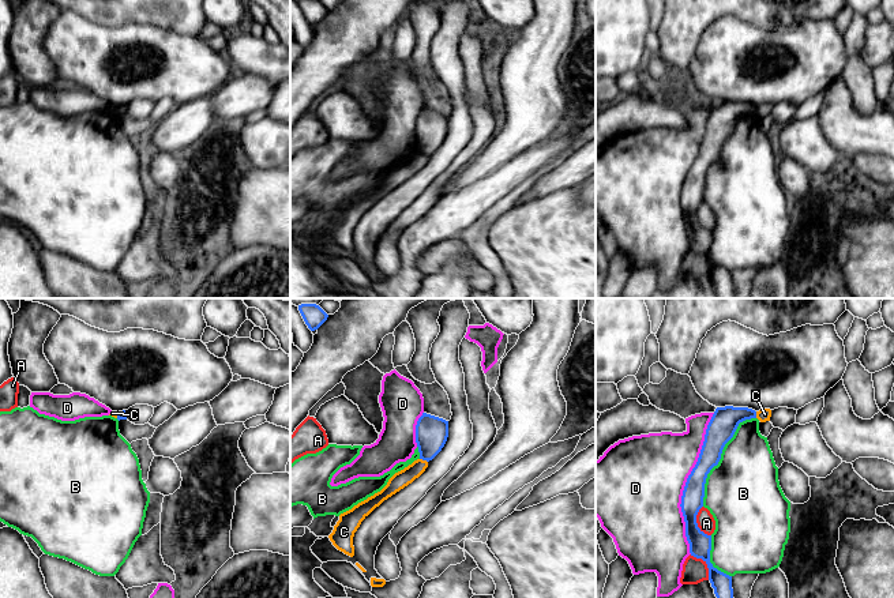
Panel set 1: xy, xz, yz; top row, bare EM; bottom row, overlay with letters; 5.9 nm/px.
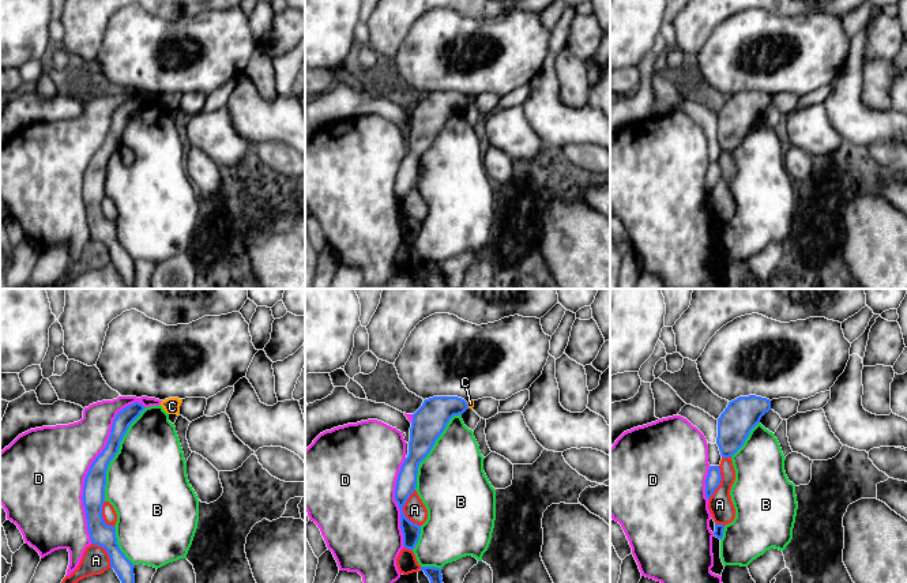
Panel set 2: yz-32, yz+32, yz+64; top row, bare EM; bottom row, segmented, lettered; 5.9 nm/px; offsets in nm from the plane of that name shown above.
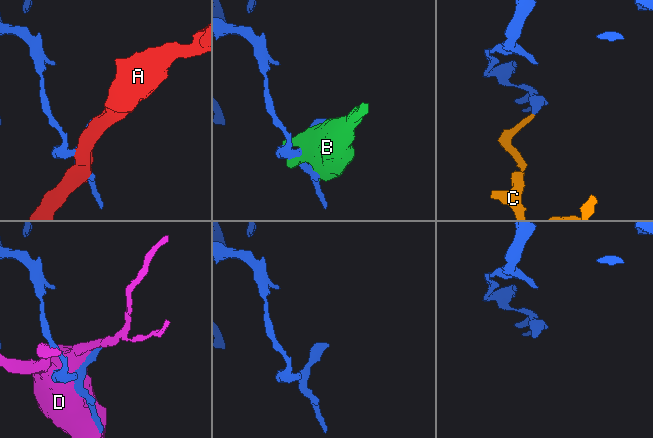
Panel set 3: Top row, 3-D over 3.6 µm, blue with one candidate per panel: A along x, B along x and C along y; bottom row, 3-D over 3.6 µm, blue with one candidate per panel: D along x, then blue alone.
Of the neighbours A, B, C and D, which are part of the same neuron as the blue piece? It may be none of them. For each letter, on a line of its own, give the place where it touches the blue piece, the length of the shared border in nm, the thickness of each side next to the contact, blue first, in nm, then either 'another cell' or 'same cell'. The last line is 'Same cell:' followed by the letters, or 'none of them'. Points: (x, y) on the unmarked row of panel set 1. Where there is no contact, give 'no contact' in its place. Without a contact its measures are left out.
A: yz (695, 217) | 190 nm | 130/100 nm | another cell
B: yz (720, 151) | 600 nm | 160/440 nm | another cell
C: xz (424, 154) | 50 nm | 190/100 nm | another cell
D: yz (686, 179) | 850 nm | 130/480 nm | another cell
Same cell: none of them

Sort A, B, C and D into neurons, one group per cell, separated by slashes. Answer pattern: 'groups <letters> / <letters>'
groups A / B / C / D

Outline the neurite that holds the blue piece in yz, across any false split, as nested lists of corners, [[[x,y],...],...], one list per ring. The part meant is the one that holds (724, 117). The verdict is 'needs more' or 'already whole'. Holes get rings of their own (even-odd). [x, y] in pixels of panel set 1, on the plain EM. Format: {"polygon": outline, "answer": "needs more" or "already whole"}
{"polygon": [[[717,102],[705,129],[705,136],[695,162],[687,173],[681,207],[685,217],[685,232],[690,248],[702,253],[709,263],[709,275],[718,298],[735,298],[732,271],[718,266],[710,257],[711,230],[705,229],[696,218],[696,210],[703,202],[705,178],[710,165],[718,159],[725,139],[733,132],[740,117],[756,113],[756,106],[748,102]]], "answer": "already whole"}

